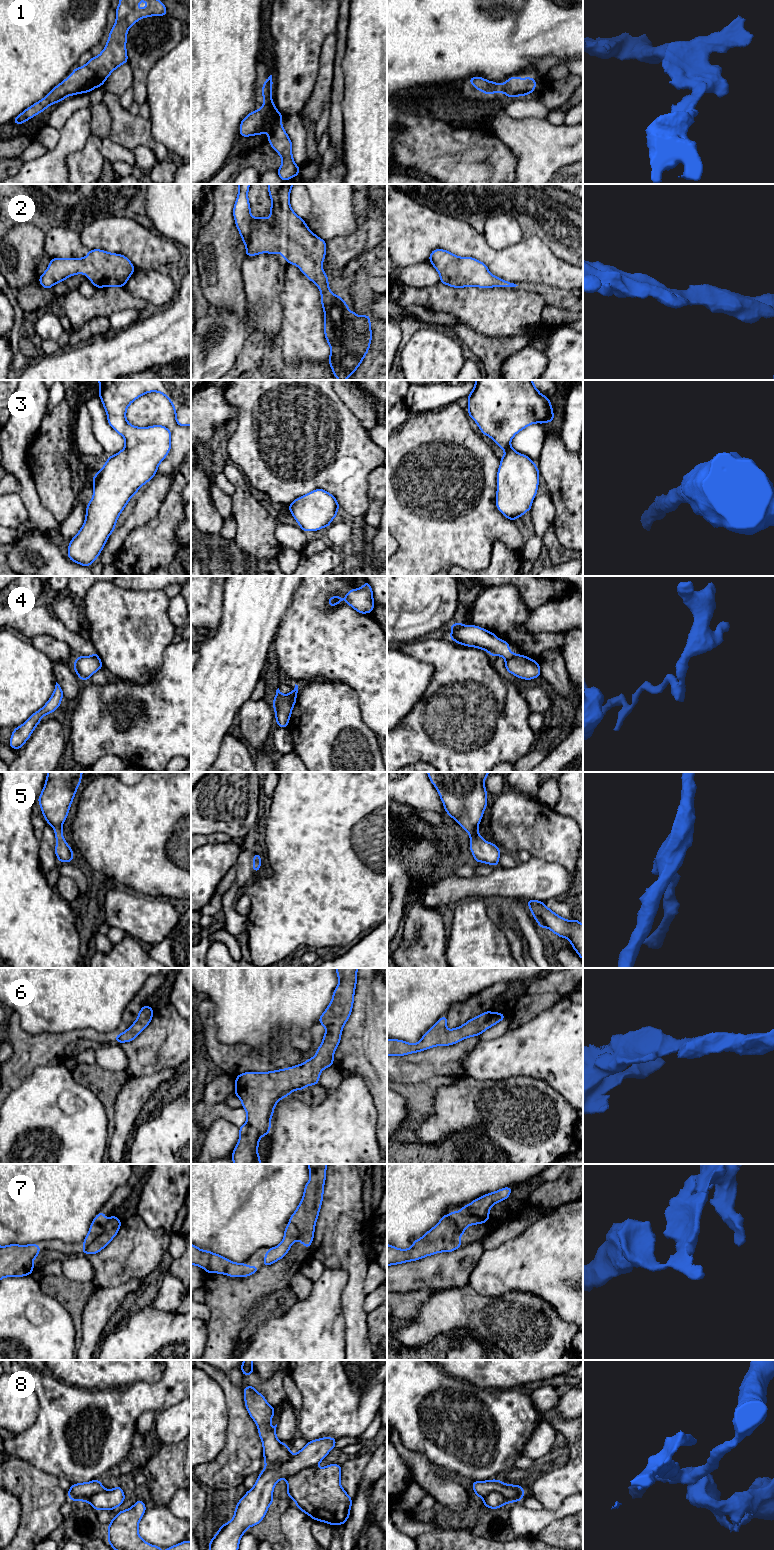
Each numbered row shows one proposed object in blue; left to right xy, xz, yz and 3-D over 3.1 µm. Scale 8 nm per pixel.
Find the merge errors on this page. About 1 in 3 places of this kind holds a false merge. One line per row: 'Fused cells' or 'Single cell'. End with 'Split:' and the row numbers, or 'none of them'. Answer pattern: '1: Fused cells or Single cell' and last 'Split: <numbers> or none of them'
1: Single cell
2: Single cell
3: Single cell
4: Fused cells
5: Single cell
6: Single cell
7: Fused cells
8: Fused cells
Split: 4, 7, 8

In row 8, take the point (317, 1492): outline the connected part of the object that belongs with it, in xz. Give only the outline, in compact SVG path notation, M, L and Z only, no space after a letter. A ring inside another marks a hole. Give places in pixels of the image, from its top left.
M341 1465L309 1467L288 1476L287 1495L312 1519L344 1525L350 1515L351 1497L340 1484Z

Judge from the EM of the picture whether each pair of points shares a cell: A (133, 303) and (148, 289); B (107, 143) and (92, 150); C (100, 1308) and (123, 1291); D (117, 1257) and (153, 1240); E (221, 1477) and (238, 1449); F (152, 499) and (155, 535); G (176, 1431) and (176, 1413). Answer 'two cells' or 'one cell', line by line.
A: two cells
B: two cells
C: one cell
D: one cell
E: one cell
F: two cells
G: one cell

